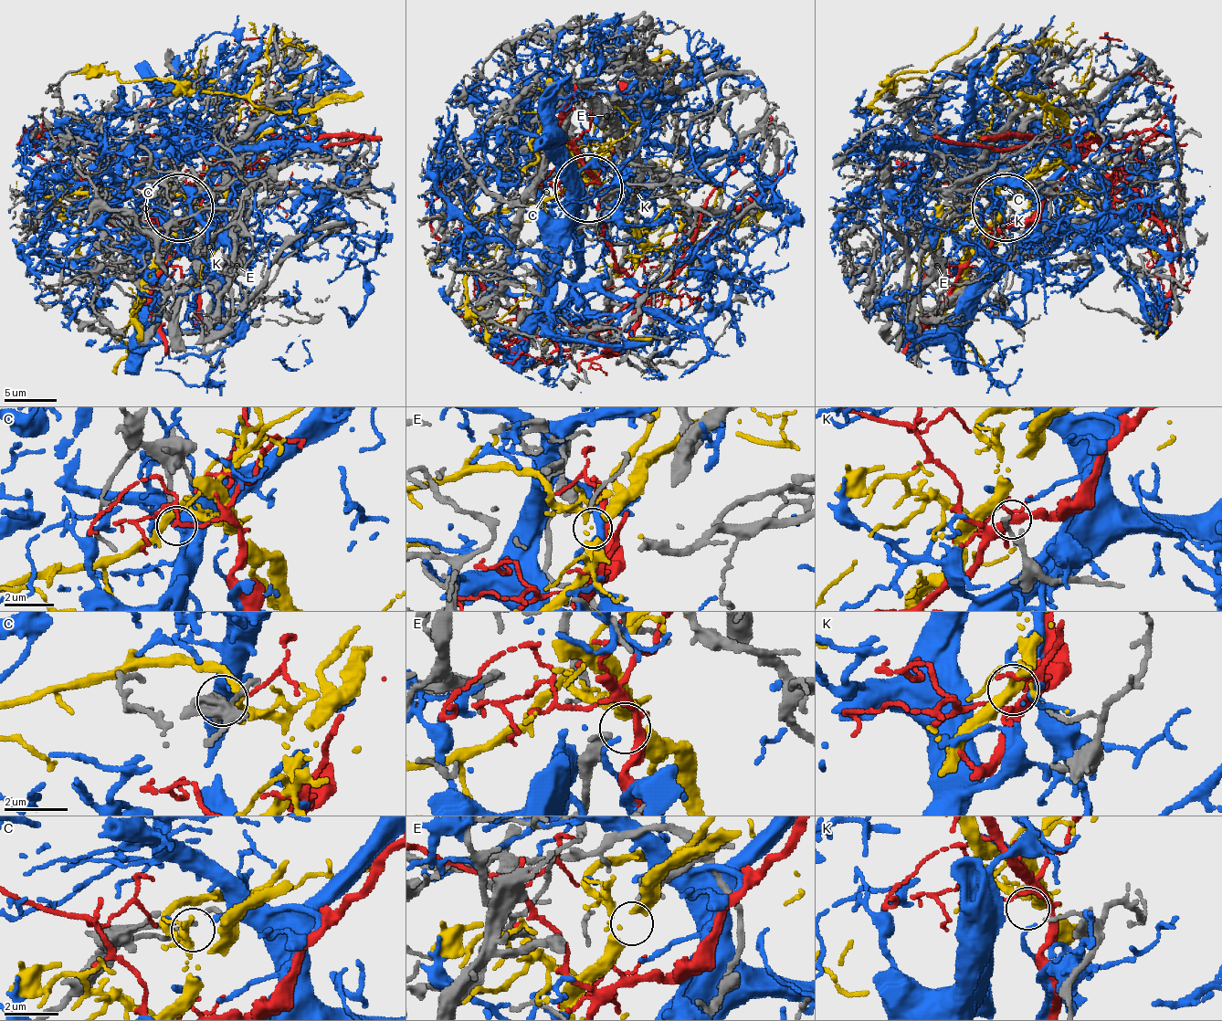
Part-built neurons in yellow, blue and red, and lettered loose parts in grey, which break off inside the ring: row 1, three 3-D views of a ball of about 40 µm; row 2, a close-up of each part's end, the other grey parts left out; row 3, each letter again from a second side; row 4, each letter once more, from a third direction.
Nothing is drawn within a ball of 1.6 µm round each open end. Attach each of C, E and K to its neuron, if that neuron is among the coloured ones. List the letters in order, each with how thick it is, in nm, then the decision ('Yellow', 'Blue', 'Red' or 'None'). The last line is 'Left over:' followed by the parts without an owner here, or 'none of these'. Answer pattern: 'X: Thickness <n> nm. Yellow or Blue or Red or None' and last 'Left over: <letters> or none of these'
C: Thickness 190 nm. Blue
E: Thickness 200 nm. None
K: Thickness 110 nm. None
Left over: E, K

